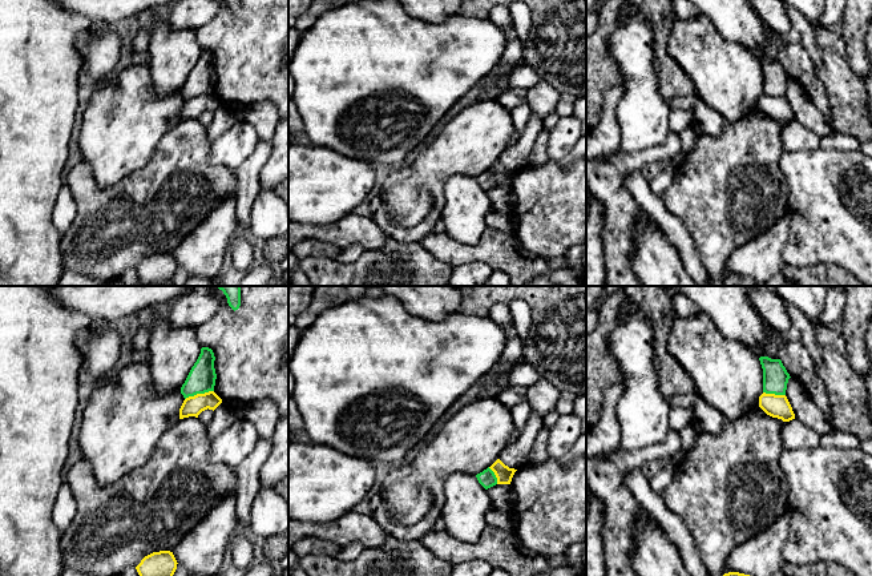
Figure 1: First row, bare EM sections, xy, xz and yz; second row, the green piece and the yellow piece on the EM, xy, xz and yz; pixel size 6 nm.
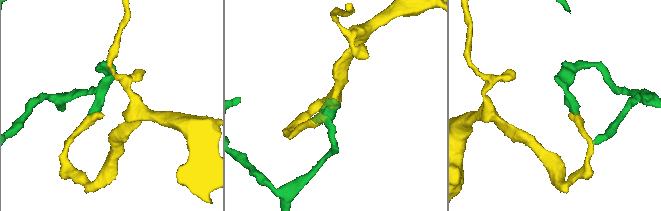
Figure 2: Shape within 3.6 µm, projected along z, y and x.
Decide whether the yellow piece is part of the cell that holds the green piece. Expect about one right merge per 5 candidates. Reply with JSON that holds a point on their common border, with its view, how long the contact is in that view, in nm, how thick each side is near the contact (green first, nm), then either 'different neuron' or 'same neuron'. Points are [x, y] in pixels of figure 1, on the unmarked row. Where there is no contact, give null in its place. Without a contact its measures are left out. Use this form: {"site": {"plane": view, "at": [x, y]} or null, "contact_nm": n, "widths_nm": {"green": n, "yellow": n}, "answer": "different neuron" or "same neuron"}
{"site": {"plane": "xy", "at": [198, 95]}, "contact_nm": 190, "widths_nm": {"green": 170, "yellow": 120}, "answer": "different neuron"}

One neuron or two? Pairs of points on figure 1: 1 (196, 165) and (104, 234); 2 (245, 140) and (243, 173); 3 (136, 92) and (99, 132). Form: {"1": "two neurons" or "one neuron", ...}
{"1": "one neuron", "2": "two neurons", "3": "one neuron"}

